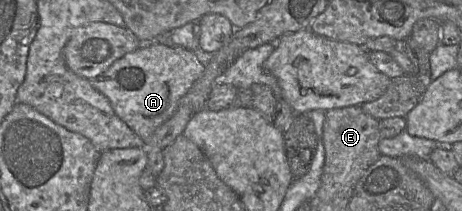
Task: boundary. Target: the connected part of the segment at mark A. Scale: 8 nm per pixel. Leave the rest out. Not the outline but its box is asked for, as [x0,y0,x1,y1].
[90,43,205,146]

